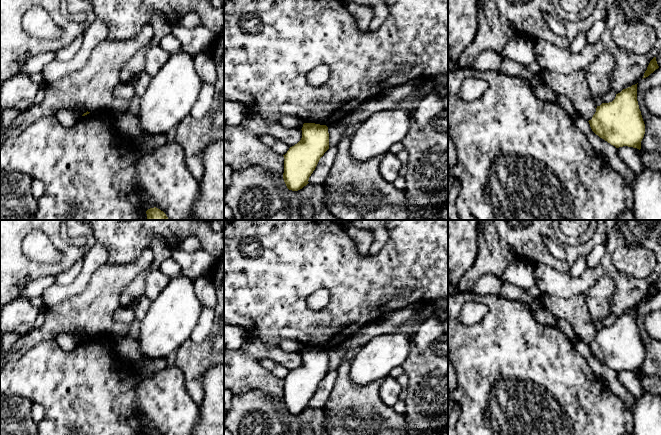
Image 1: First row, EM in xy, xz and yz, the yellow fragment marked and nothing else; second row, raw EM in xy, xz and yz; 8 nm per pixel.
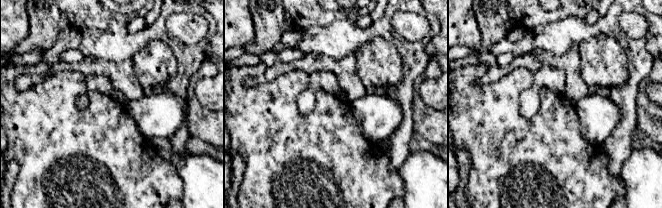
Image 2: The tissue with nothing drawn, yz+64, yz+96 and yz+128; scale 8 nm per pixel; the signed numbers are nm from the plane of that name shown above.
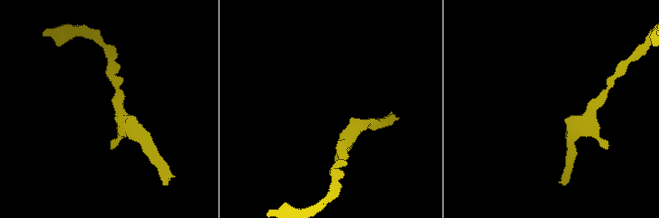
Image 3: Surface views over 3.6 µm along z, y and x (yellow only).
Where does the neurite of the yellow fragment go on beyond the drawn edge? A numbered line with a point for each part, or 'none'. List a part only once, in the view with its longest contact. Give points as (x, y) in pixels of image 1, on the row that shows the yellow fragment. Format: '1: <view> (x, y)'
none

